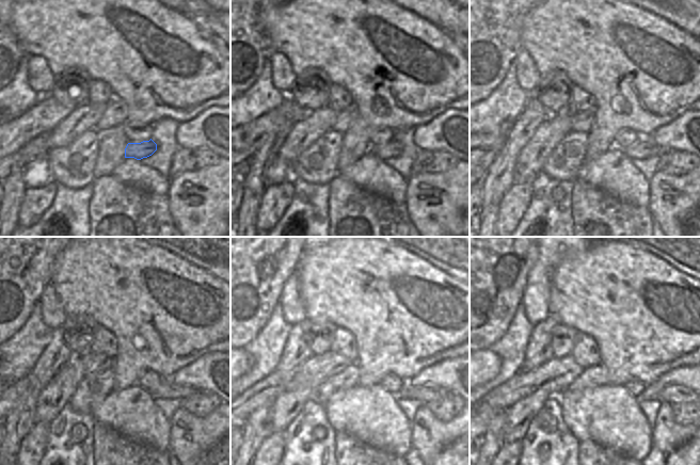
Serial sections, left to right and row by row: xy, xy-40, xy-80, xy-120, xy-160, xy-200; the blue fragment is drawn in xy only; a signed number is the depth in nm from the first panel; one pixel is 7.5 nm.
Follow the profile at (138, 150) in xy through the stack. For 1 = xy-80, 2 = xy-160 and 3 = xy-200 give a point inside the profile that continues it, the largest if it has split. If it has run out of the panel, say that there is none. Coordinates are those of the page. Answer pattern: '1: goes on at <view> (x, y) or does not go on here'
1: goes on at xy-80 (643, 147)
2: goes on at xy-160 (427, 393)
3: goes on at xy-200 (672, 394)

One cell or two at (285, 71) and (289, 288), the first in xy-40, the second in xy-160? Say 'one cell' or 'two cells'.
one cell

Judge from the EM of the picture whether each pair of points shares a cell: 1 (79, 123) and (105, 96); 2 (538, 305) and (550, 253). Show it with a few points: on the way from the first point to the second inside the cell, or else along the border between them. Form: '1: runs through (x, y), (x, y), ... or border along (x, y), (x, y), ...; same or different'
1: border along (86, 101), (92, 103), (107, 102); different
2: runs through (538, 292), (538, 278), (544, 266); same

